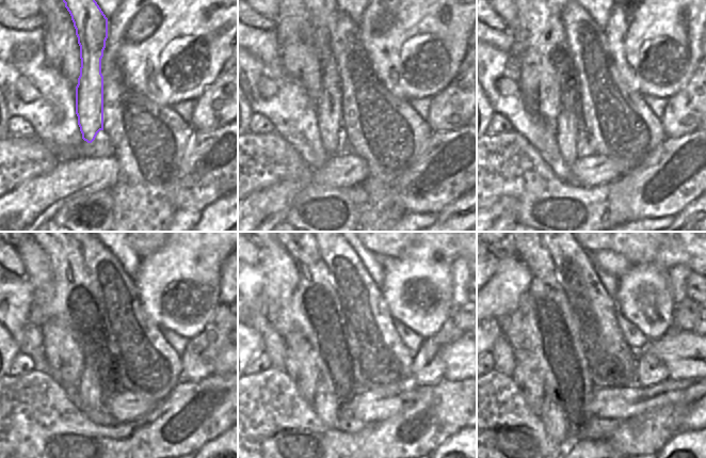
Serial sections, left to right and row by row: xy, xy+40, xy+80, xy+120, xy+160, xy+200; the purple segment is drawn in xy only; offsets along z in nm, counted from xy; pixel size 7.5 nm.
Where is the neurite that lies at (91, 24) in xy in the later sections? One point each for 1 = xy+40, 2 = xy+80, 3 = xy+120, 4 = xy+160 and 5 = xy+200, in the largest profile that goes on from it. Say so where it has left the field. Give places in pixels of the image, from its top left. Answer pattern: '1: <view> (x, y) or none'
1: xy+40 (329, 106)
2: xy+80 (568, 125)
3: xy+120 (91, 391)
4: xy+160 (324, 404)
5: xy+200 (551, 416)

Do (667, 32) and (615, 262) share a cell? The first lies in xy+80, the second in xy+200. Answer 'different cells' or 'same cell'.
different cells

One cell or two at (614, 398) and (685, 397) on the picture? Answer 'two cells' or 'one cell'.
one cell

